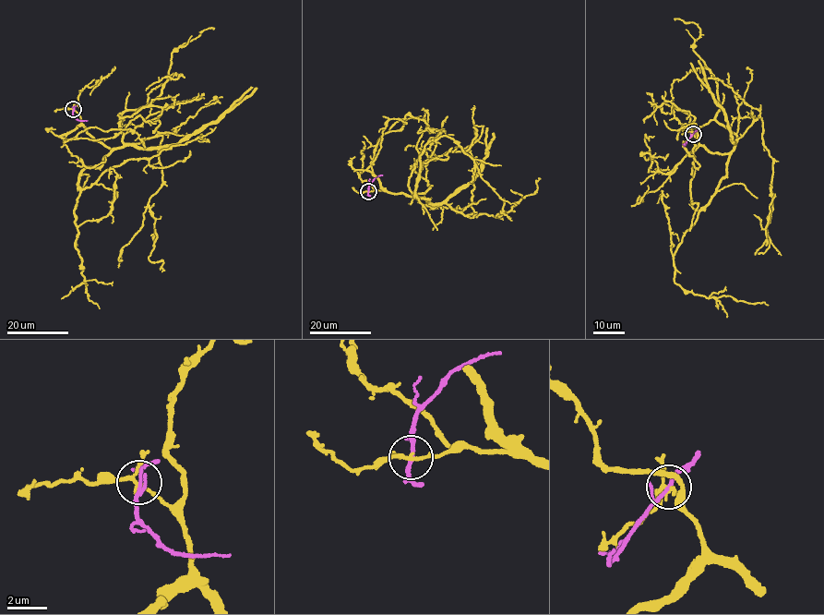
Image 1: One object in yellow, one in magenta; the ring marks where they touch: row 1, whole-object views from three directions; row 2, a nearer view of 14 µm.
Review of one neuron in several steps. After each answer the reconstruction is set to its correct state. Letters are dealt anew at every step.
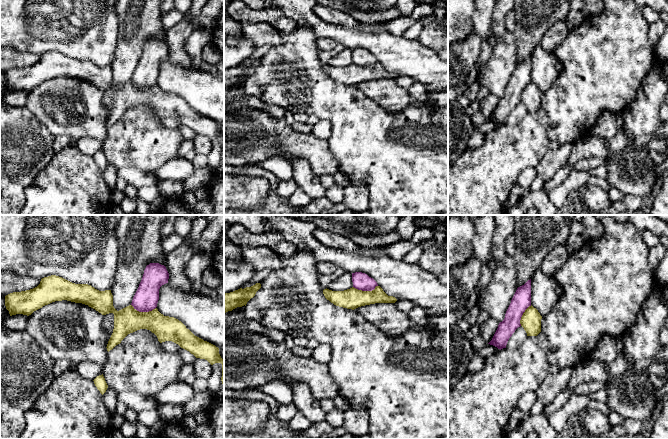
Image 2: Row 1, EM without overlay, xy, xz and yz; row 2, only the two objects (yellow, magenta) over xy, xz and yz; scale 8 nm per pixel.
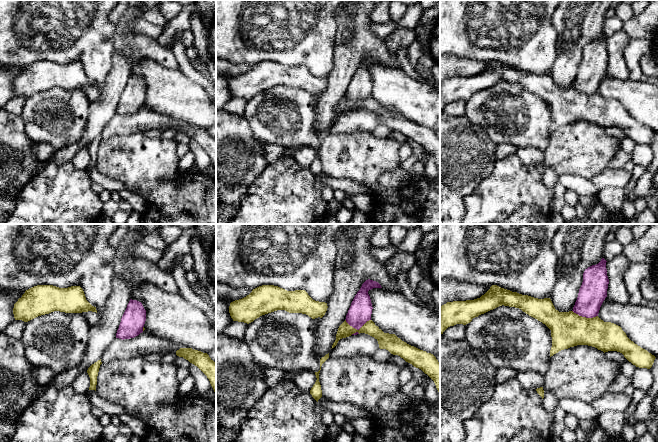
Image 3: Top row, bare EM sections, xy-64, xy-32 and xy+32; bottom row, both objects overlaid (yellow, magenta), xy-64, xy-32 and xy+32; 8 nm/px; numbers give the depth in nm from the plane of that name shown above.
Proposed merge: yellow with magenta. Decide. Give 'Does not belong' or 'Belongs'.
Does not belong

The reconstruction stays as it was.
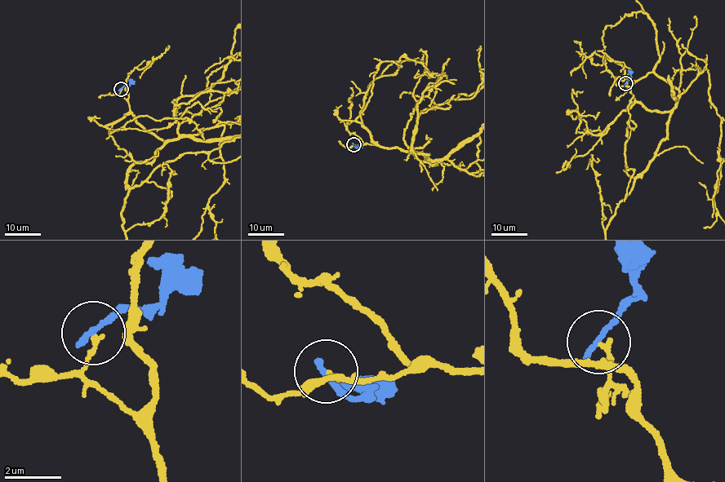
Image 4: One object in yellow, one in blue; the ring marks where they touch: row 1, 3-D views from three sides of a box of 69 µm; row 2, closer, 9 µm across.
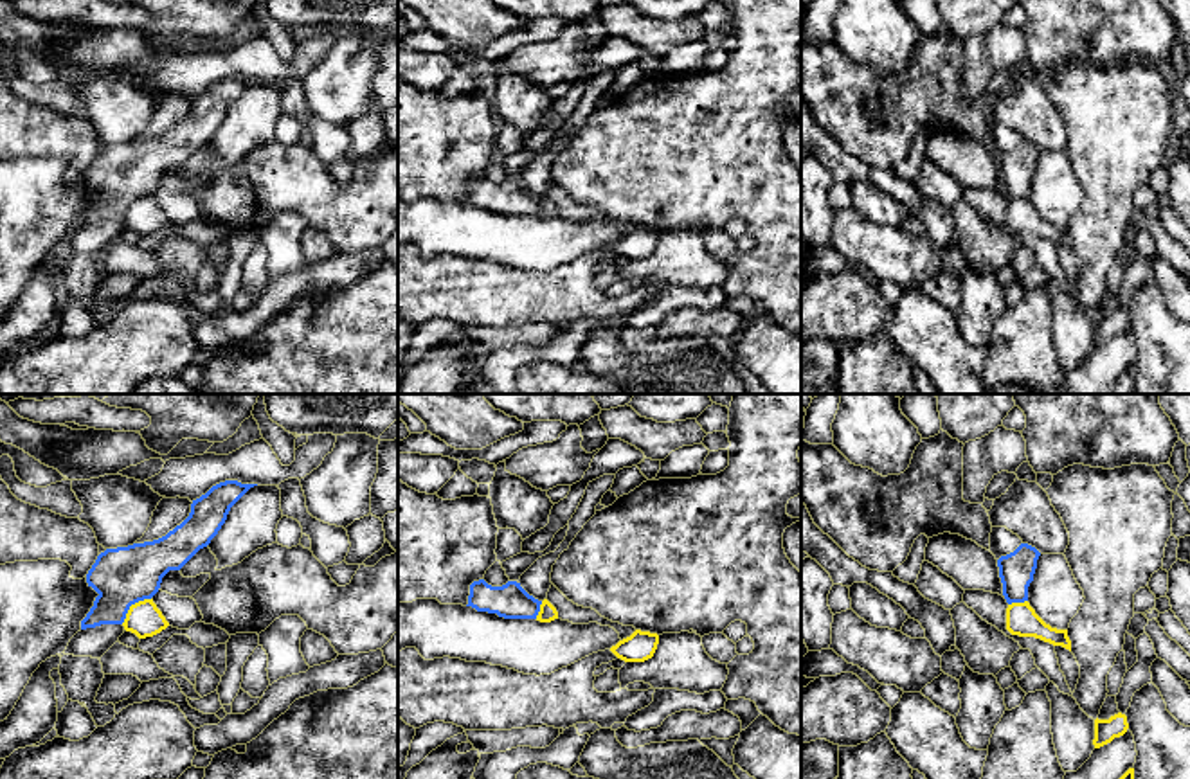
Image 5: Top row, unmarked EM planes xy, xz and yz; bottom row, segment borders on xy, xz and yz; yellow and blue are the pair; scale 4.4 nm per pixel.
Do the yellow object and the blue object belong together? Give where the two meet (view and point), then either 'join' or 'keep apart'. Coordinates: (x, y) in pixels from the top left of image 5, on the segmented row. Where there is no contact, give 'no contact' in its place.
contact xy (132, 605); keep apart

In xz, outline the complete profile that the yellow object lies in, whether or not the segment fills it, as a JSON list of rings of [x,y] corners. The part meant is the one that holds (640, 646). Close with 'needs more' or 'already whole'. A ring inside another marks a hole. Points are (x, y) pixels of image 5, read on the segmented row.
[[[636,630],[630,637],[619,640],[610,651],[625,662],[645,662],[654,657],[659,635]]]; already whole

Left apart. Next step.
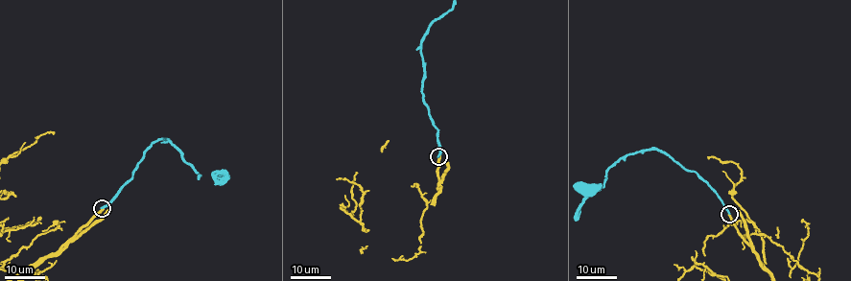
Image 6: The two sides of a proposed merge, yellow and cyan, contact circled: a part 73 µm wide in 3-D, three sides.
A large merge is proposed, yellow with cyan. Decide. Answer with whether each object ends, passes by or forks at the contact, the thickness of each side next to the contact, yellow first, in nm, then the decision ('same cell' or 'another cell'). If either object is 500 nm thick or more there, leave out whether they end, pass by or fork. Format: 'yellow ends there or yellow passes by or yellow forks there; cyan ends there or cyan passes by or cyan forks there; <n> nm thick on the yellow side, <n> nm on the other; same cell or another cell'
yellow ends there; cyan ends there; 400 nm thick on the yellow side, 280 nm on the other; another cell

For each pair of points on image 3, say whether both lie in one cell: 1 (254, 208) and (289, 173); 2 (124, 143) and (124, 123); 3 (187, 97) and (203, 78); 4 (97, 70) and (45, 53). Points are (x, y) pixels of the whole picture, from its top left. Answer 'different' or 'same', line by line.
1: same
2: different
3: different
4: same

